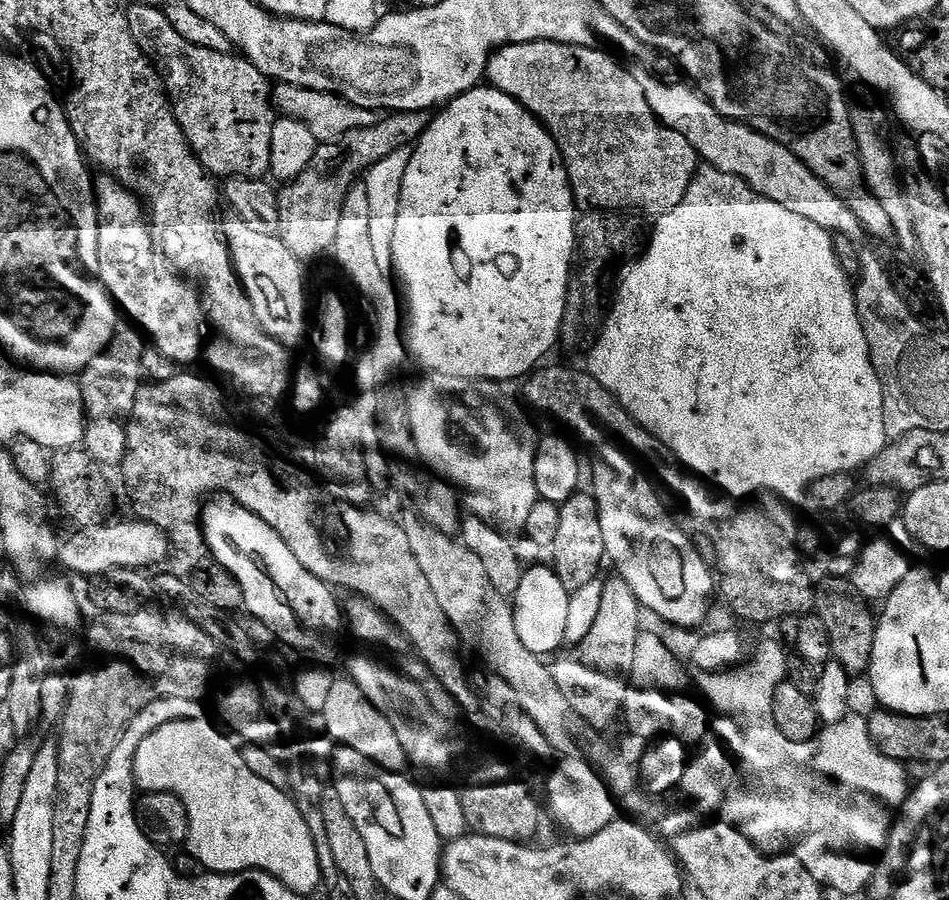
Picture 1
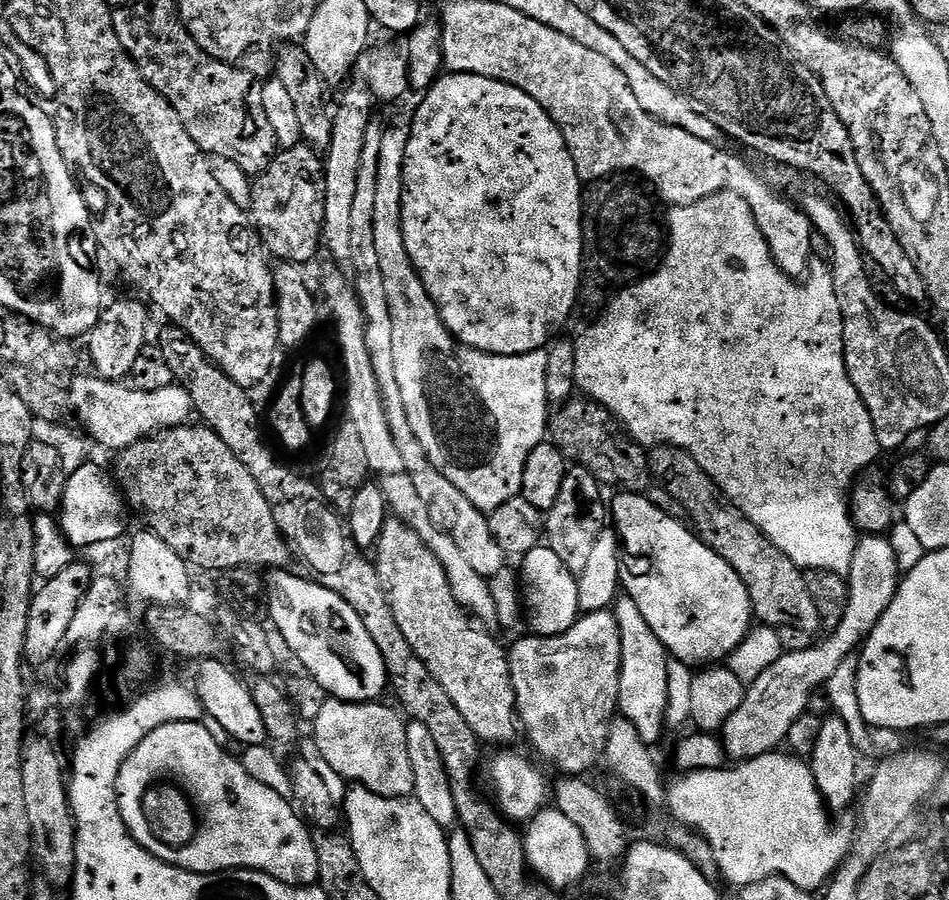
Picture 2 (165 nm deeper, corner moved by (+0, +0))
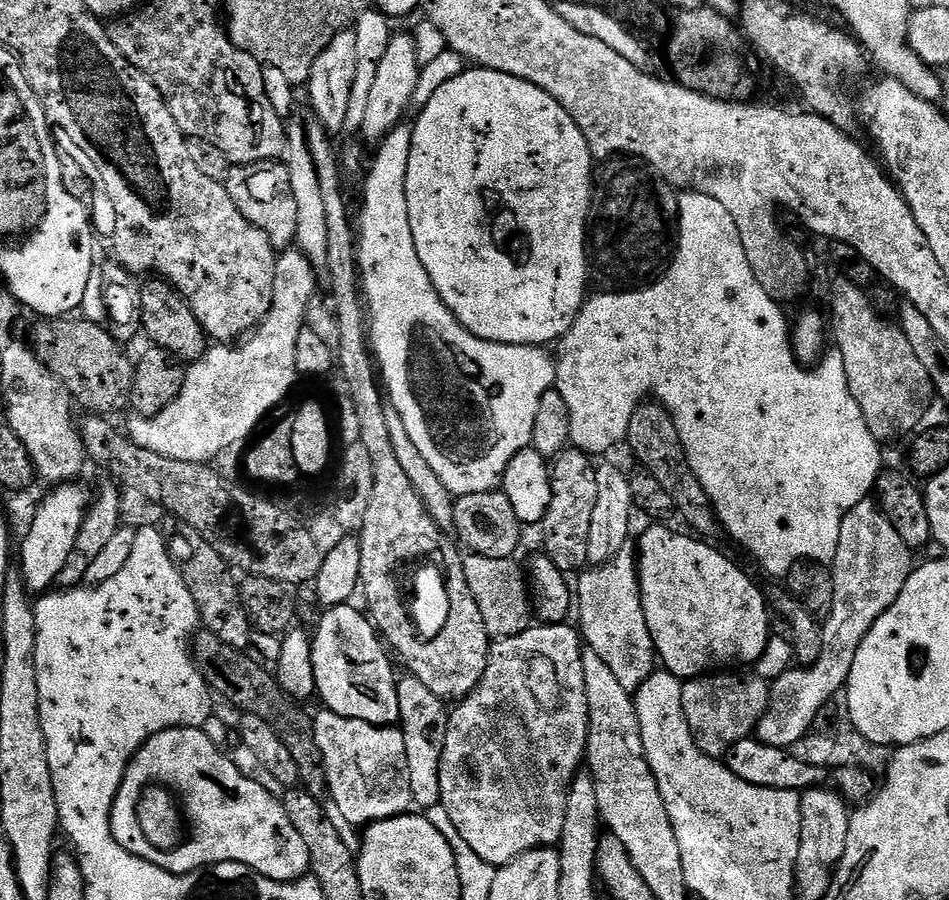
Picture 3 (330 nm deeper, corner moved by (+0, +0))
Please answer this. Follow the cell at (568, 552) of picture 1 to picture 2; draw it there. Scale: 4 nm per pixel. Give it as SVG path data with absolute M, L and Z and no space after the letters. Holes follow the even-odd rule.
M572 466L567 469L564 481L562 482L562 490L558 490L558 498L554 501L554 506L552 509L546 514L546 544L547 547L550 547L554 550L554 554L558 554L558 559L561 560L562 566L566 566L566 570L570 570L573 576L577 577L582 574L582 570L586 570L586 565L588 563L588 559L590 558L590 553L596 543L598 543L598 534L602 534L602 530L606 526L606 521L609 519L610 512L606 507L606 500L604 504L604 492L605 489L602 487L600 481L595 480L593 476L590 474L590 470L586 470L585 468L579 466Z

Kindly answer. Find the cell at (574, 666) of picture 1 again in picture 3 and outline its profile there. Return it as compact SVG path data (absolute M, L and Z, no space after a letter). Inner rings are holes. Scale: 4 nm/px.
M571 623L546 624L527 628L517 636L505 636L497 639L491 645L488 654L486 674L477 682L476 688L463 700L459 701L448 713L448 729L446 730L446 742L442 746L442 766L440 767L440 781L442 782L442 794L440 803L446 806L446 814L458 826L458 832L486 862L494 865L508 864L514 858L526 854L535 848L551 848L559 845L562 834L562 822L566 822L566 798L572 785L572 779L581 771L588 754L588 731L590 730L590 706L586 702L586 674L582 666L582 658L586 651L582 643L582 637Z

